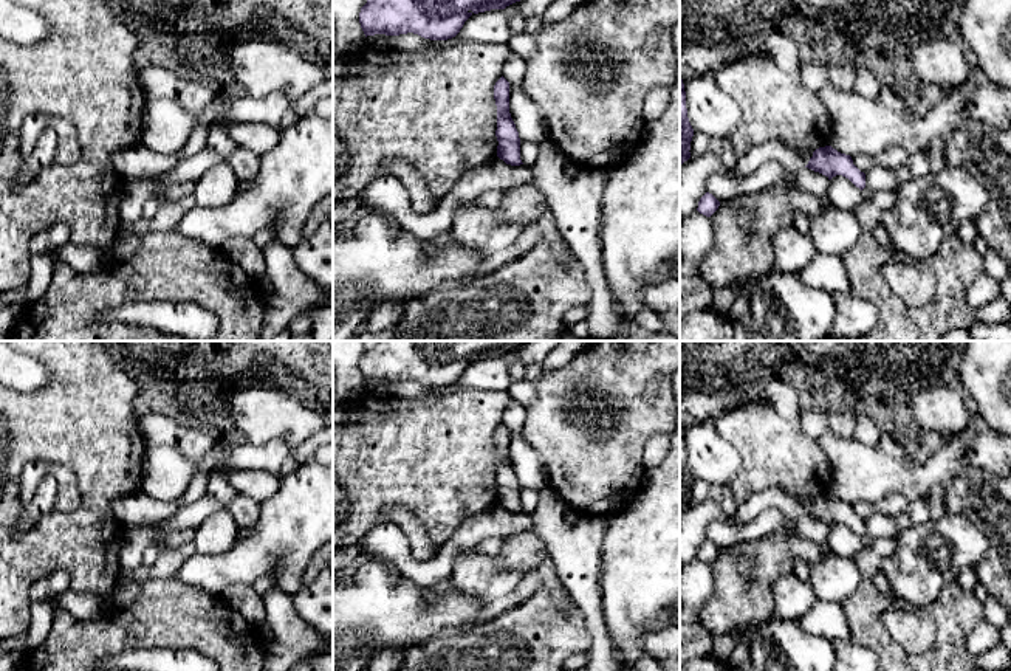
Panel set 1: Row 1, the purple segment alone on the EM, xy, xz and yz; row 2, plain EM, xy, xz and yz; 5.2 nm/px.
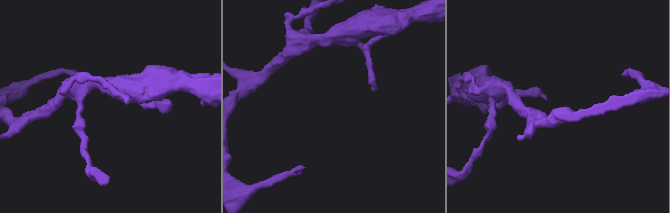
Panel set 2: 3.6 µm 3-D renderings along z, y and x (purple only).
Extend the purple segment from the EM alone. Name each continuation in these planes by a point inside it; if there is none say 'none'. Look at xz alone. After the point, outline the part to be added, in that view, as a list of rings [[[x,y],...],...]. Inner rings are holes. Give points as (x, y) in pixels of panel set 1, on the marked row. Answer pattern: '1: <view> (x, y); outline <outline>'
none

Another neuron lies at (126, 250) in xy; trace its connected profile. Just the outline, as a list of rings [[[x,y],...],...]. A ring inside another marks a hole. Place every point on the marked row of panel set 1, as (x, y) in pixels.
[[[142,236],[127,237],[122,243],[118,245],[108,263],[119,263],[122,260],[132,259],[142,243]]]

